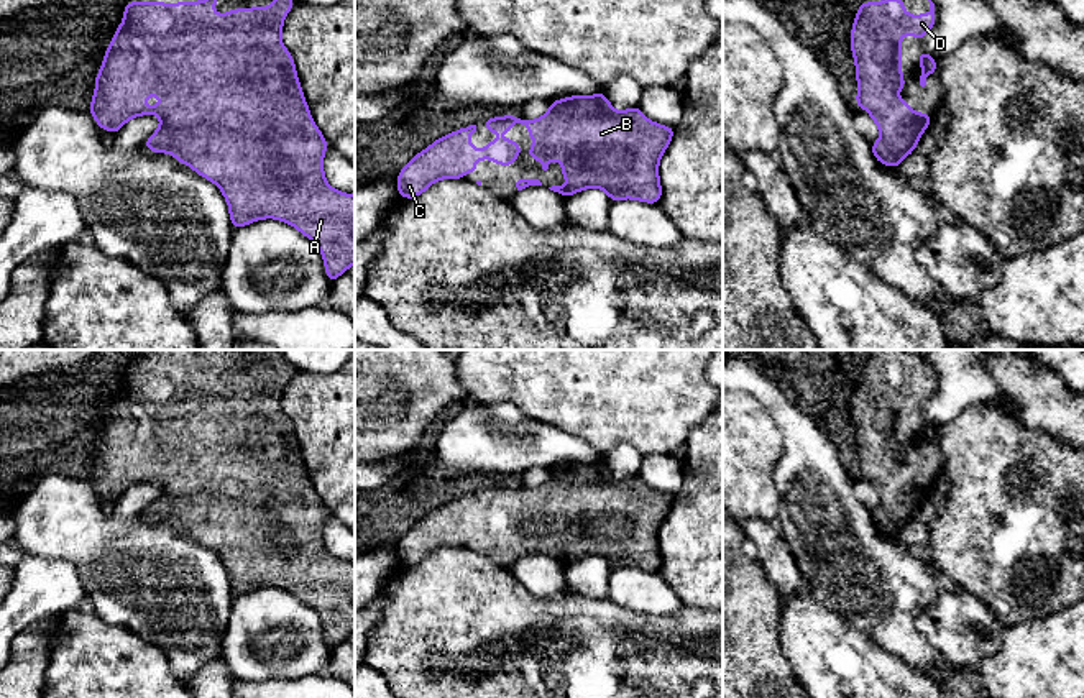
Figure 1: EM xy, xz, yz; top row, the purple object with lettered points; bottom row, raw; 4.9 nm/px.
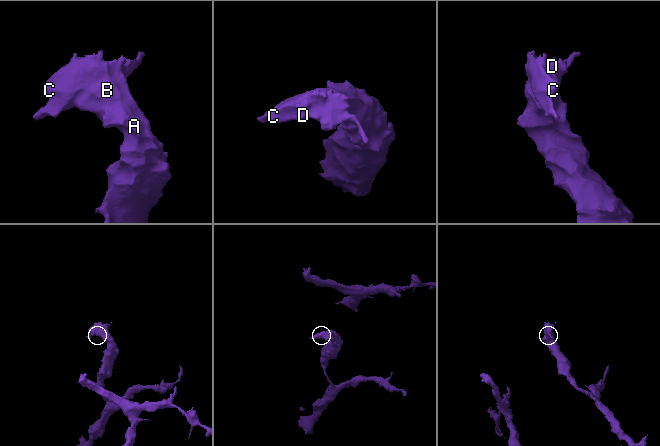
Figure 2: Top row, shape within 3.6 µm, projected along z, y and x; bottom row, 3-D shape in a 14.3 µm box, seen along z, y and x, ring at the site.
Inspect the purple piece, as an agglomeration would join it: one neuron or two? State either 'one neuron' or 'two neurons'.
one neuron

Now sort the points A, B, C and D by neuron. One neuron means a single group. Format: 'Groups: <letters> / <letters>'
Groups: A B C D

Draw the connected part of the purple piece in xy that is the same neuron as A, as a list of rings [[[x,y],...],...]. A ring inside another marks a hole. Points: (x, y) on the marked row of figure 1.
[[[274,0],[268,8],[255,7],[225,15],[214,13],[214,3],[126,2],[123,21],[112,38],[103,64],[95,77],[92,105],[87,108],[97,125],[110,133],[133,117],[158,115],[159,128],[145,141],[154,153],[171,153],[181,164],[220,187],[227,199],[233,228],[261,218],[278,218],[297,228],[320,250],[325,276],[333,282],[355,264],[355,195],[328,186],[324,176],[324,153],[330,145],[314,123],[291,53],[281,41],[284,16],[294,0]],[[151,94],[161,97],[158,107],[143,107]]]

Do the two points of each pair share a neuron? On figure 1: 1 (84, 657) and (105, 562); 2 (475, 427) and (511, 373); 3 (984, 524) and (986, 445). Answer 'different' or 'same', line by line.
1: different
2: different
3: same

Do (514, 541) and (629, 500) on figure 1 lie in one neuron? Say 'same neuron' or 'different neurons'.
same neuron

